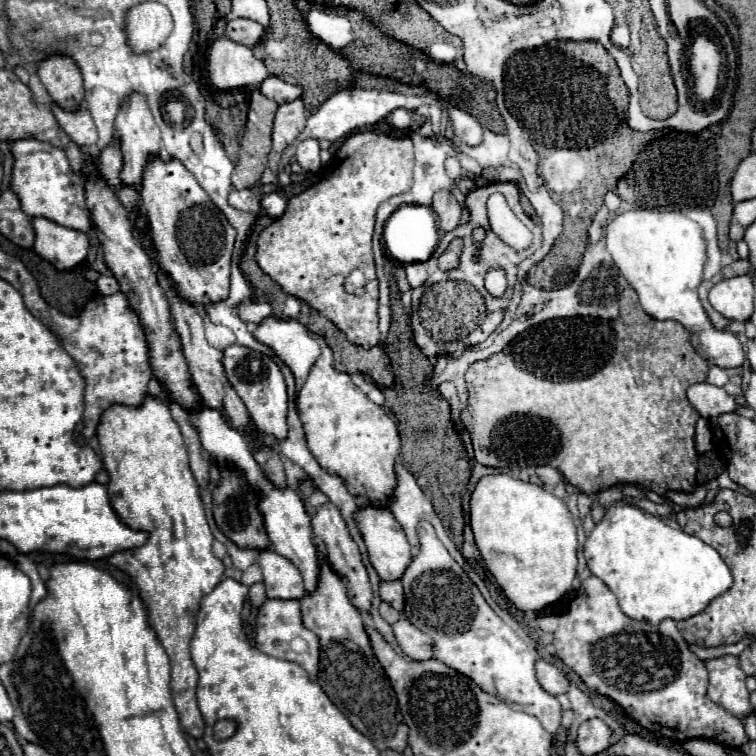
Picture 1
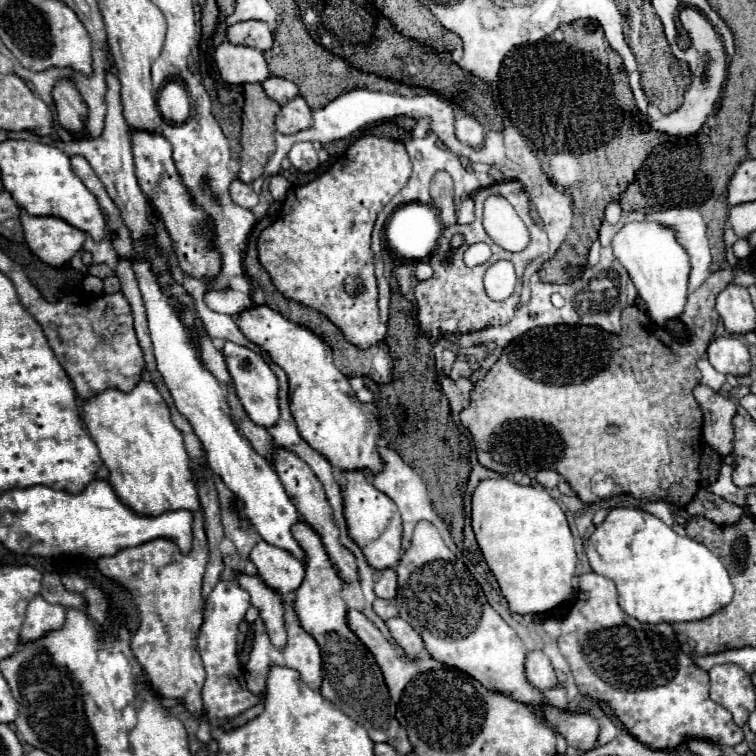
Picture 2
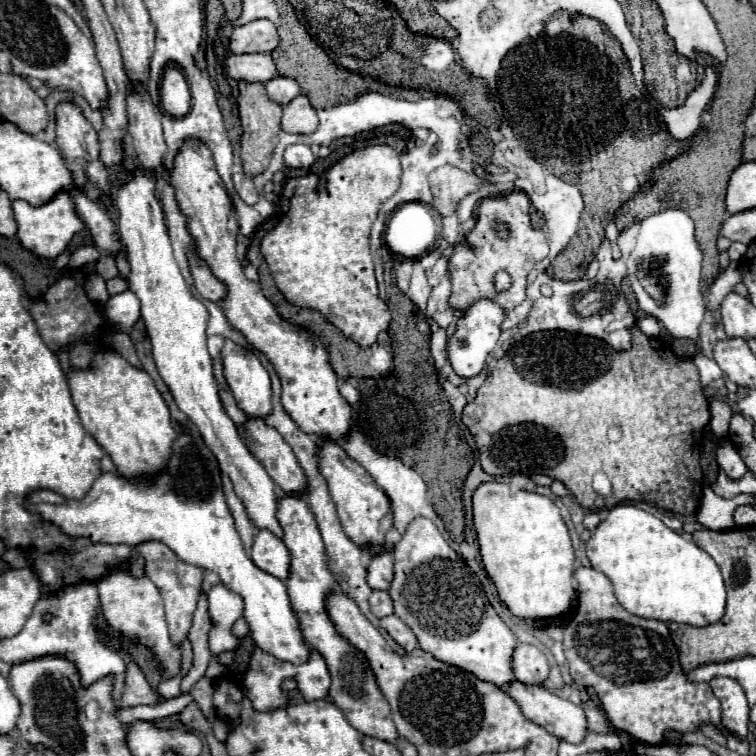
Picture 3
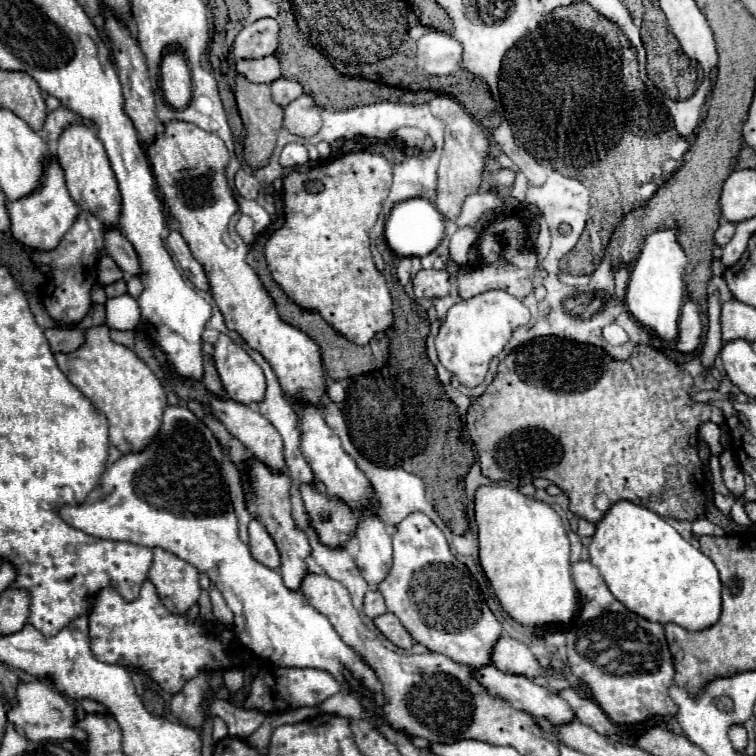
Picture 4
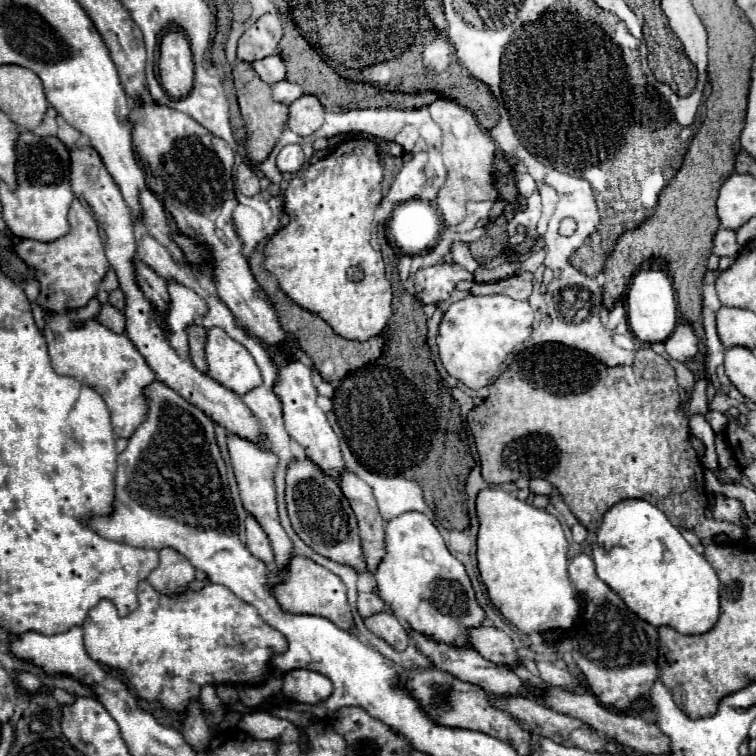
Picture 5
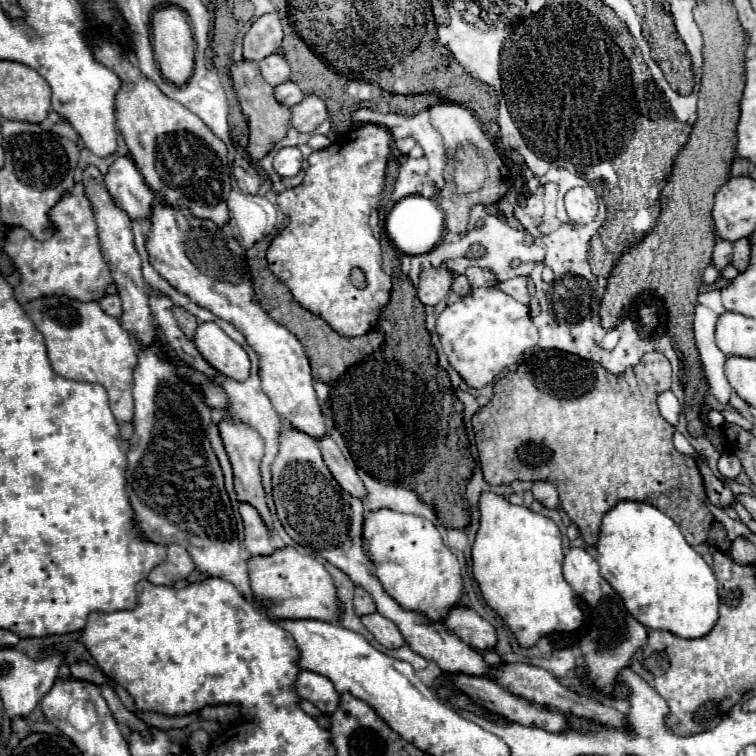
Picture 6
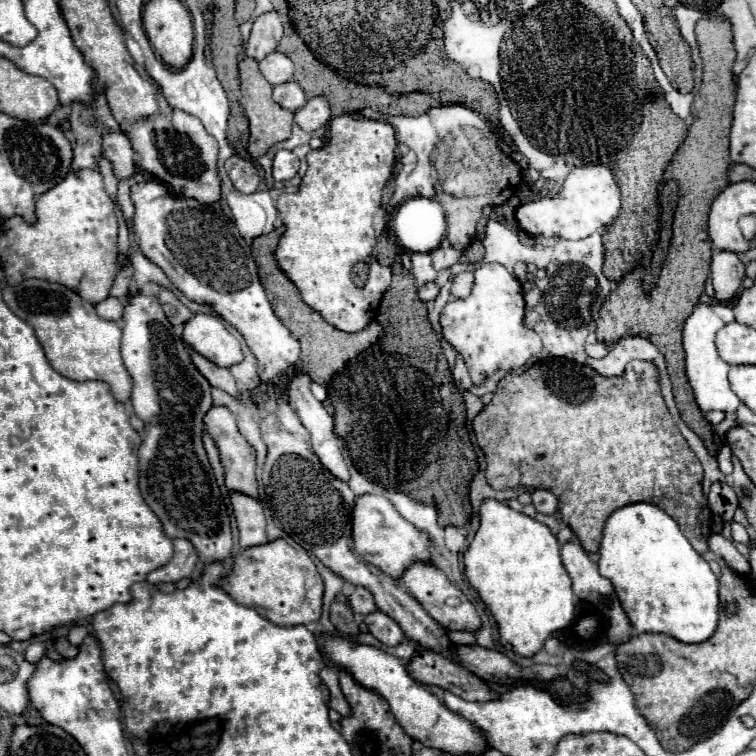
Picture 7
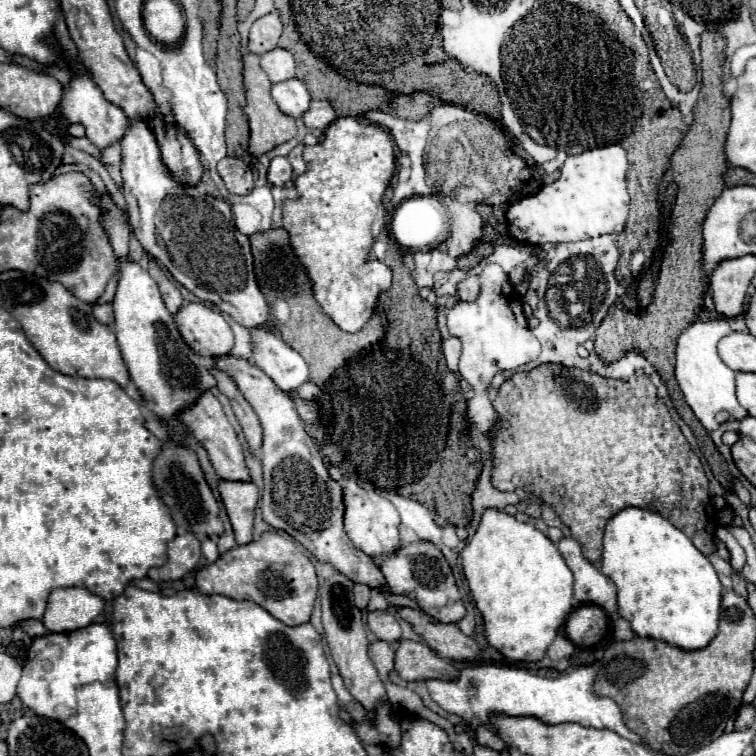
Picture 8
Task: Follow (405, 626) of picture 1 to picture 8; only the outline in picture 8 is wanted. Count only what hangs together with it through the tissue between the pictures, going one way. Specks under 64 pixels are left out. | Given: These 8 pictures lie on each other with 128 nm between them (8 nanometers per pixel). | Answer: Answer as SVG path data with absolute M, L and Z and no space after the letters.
M382 610L368 612L368 628L376 634L376 638L380 638L380 640L384 640L388 644L396 644L400 640L400 636L402 636L400 624L394 618L394 614L382 612Z

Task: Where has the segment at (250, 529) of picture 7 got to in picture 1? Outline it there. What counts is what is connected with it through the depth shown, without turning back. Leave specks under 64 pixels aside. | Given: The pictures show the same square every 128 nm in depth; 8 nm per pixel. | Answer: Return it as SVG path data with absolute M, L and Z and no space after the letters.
M262 550L260 568L264 574L268 598L280 598L280 600L302 600L304 598L306 590L304 590L302 576L290 560L276 554L274 550Z

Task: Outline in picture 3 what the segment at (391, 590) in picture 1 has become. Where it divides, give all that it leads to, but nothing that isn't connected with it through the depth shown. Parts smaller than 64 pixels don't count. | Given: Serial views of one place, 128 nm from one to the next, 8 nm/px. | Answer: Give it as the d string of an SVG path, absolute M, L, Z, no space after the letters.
M384 552L370 558L368 564L368 584L374 590L388 590L392 584L392 552Z

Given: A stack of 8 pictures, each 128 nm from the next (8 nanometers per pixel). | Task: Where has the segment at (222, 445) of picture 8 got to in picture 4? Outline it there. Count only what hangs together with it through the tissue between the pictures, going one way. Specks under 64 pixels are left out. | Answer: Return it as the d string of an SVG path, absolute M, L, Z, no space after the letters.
M252 460L250 466L248 466L248 488L250 488L248 510L250 510L252 516L256 516L266 526L272 540L276 542L278 552L282 556L280 574L284 578L284 584L296 592L296 590L300 590L300 584L302 584L304 576L310 572L308 564L306 564L306 558L312 556L312 546L308 542L308 536L296 526L296 520L292 518L288 474L276 474L270 468L266 468L262 462Z

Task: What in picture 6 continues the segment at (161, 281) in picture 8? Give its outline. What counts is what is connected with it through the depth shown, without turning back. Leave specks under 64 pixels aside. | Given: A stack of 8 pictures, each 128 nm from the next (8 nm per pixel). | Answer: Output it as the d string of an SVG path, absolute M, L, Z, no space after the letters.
M174 306L172 312L174 312L174 318L178 320L180 330L188 336L188 340L194 340L196 328L198 328L198 320L196 320L192 314L188 314L184 308L178 308L178 306Z

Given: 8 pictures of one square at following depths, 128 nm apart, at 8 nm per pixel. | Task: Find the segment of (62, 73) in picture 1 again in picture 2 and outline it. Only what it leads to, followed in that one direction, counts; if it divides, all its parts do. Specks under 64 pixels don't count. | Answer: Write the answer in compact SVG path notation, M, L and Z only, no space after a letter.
M62 78L54 84L52 90L52 98L56 104L56 112L58 112L58 120L60 124L74 132L76 136L86 134L86 114L88 114L88 106L84 104L80 92L76 92L76 84L68 78Z

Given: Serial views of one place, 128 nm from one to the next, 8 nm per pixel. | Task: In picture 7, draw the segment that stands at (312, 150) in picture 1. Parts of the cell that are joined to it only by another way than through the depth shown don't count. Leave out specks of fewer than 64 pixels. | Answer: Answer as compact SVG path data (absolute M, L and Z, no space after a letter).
M278 150L274 156L274 180L290 180L298 174L300 160L292 150Z

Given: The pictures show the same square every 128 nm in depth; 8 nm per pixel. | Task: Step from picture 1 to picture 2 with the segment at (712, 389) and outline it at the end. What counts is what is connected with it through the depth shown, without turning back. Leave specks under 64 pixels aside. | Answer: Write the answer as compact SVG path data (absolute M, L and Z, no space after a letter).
M698 384L694 388L694 398L704 414L704 440L722 454L724 462L734 466L732 452L732 416L736 414L734 400L722 396L710 386Z

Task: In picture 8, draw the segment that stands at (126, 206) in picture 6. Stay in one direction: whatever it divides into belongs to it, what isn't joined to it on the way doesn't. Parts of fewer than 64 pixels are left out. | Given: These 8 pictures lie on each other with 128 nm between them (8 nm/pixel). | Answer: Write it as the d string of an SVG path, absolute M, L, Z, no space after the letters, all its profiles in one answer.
M90 76L72 78L70 86L64 90L58 112L64 116L68 126L74 122L84 124L86 138L90 138L102 150L110 148L114 142L120 142L120 136L124 136L124 128L128 128L128 118L124 116L124 112L104 98L104 94L100 92L100 88L94 84Z

